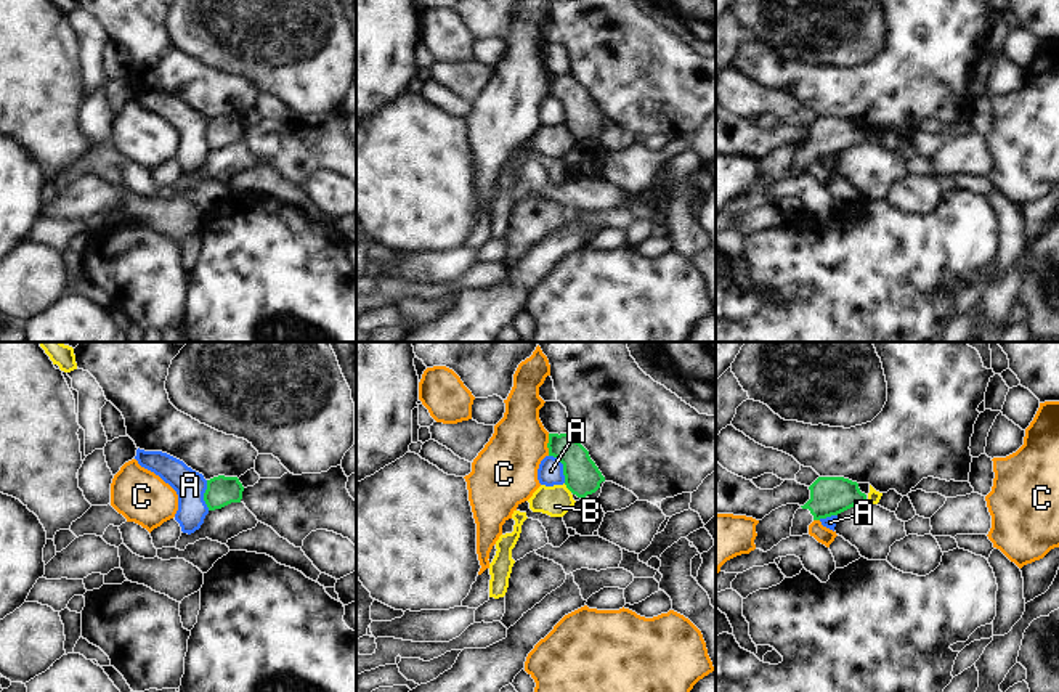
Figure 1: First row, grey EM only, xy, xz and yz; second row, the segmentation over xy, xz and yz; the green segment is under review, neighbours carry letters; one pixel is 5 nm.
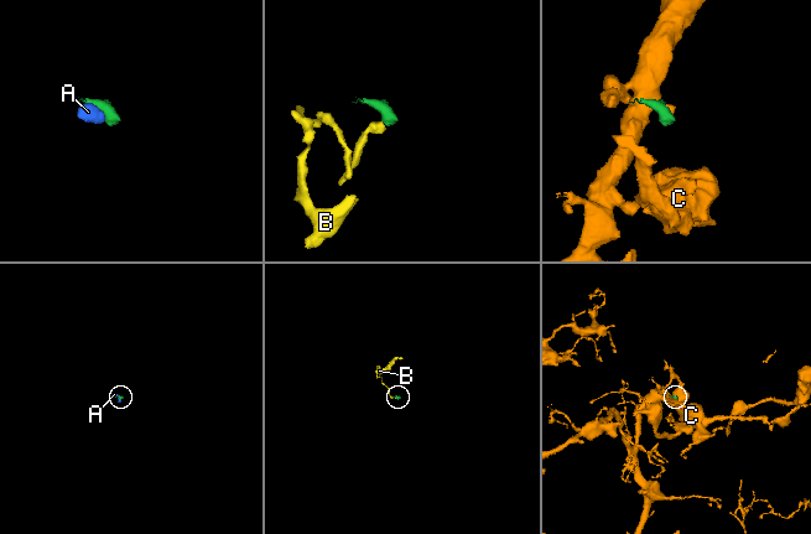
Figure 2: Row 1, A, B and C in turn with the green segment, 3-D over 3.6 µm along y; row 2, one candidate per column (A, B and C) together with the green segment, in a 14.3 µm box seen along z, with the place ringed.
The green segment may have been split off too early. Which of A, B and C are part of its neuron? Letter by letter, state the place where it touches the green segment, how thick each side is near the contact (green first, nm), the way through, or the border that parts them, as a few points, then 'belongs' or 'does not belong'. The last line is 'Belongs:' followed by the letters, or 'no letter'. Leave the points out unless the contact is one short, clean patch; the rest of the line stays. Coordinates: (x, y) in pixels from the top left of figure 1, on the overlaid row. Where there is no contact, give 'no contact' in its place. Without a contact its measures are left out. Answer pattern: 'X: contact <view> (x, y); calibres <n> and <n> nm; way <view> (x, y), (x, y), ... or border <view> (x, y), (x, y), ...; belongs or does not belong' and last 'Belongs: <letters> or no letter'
A: contact xz (563, 468); calibres 180 and 130 nm; border xz (549, 455), (562, 464), (565, 482); does not belong
B: contact xz (568, 488); calibres 180 and 160 nm; border xz (563, 484), (572, 492); does not belong
C: contact xz (547, 445); calibres 180 and 320 nm; border xz (549, 434), (547, 455); does not belong
Belongs: no letter

